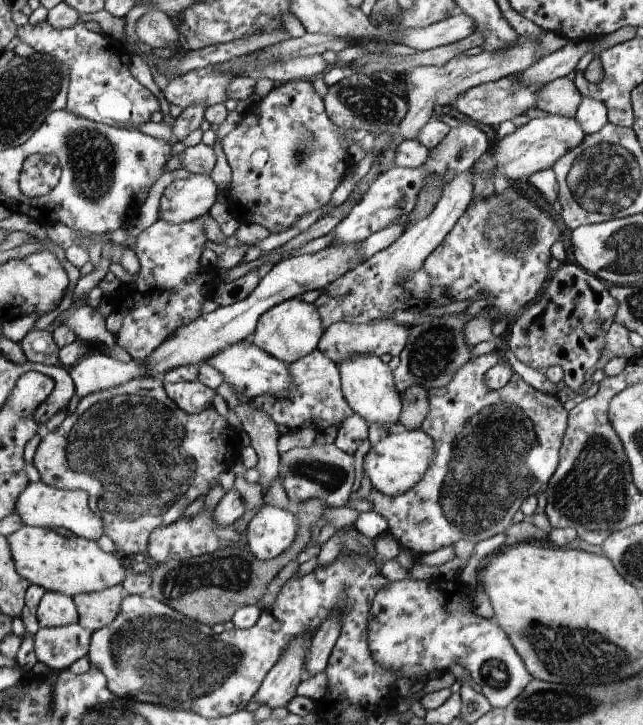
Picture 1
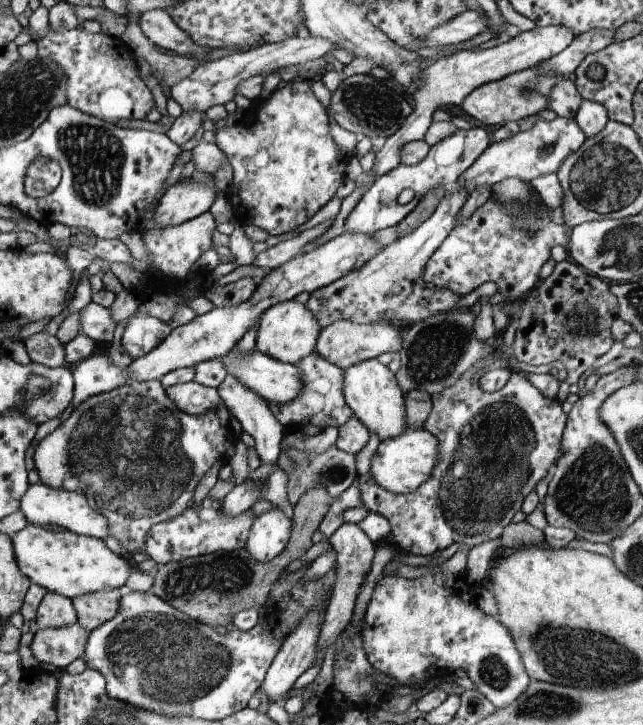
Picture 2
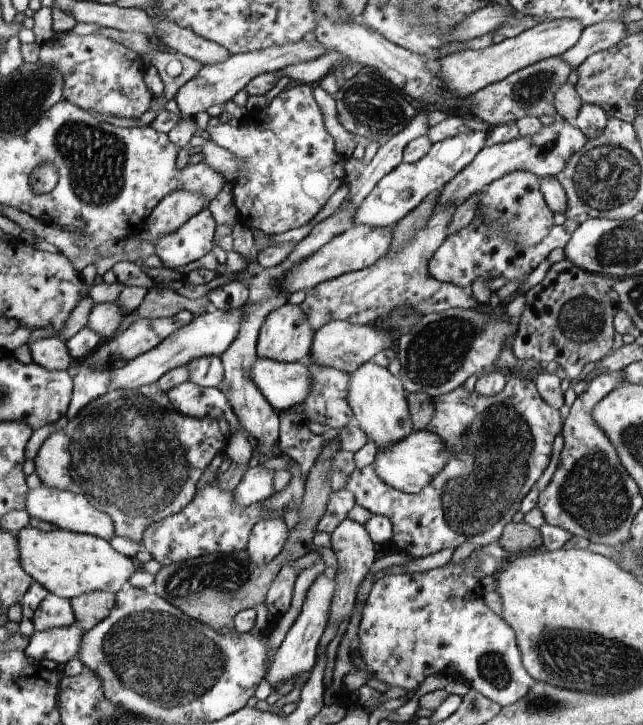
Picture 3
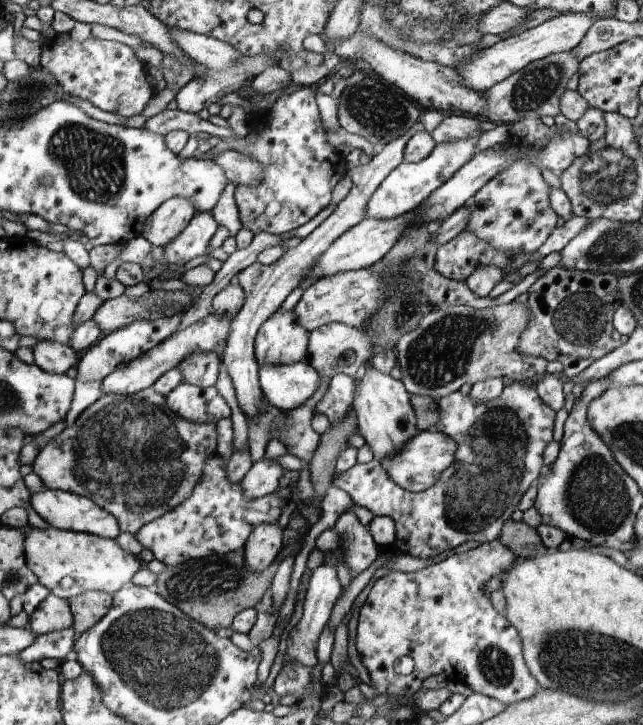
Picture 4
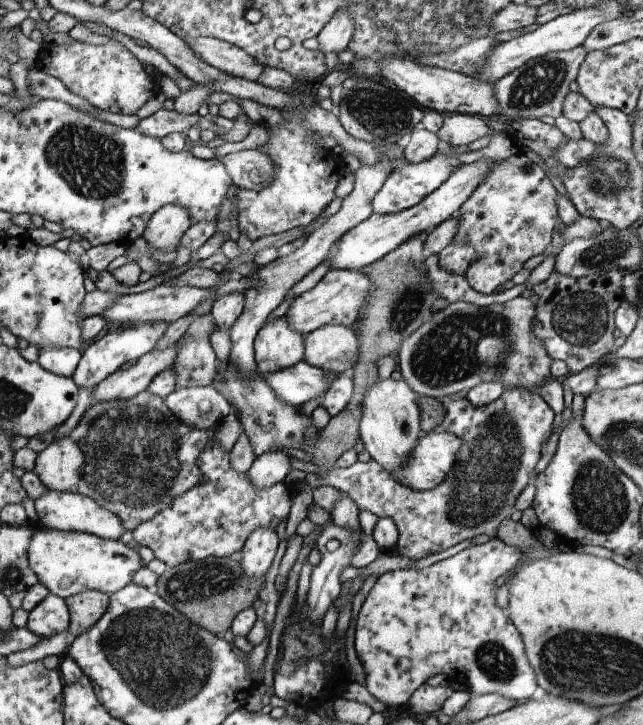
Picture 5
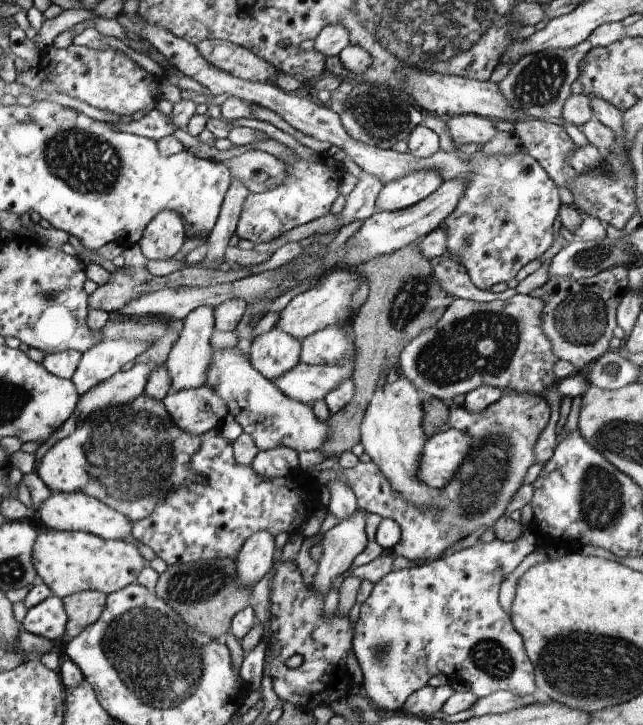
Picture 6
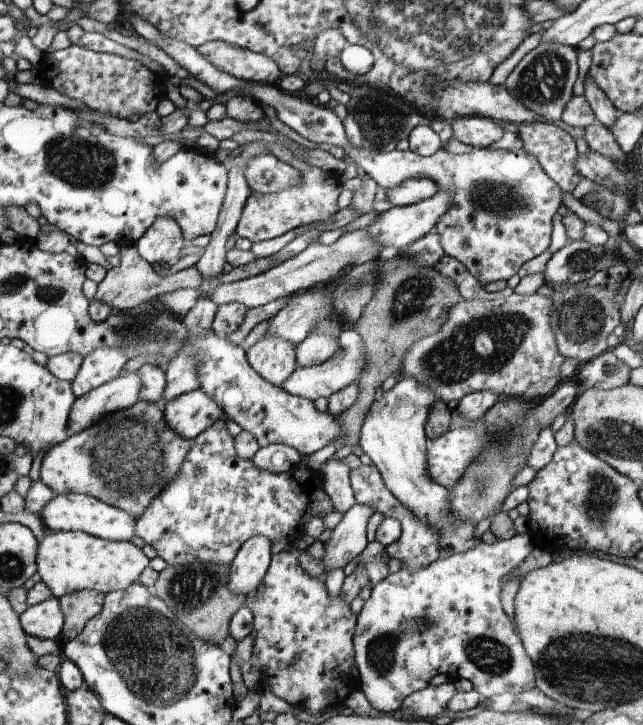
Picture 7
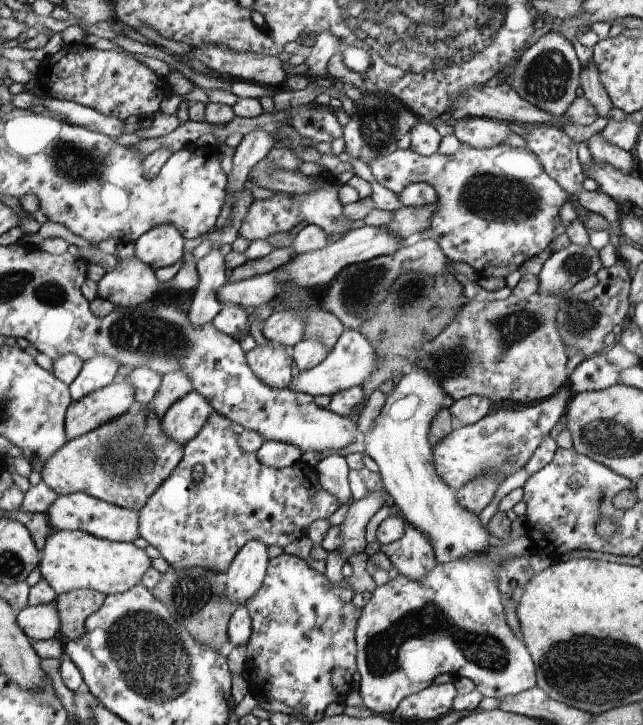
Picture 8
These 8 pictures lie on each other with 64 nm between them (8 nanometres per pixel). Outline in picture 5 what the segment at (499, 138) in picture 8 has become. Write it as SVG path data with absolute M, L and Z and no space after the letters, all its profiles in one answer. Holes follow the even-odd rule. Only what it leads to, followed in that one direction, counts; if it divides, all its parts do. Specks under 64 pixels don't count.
M454 113L443 117L443 124L436 134L442 145L448 143L456 148L462 147L493 134L494 131L486 122L482 115Z

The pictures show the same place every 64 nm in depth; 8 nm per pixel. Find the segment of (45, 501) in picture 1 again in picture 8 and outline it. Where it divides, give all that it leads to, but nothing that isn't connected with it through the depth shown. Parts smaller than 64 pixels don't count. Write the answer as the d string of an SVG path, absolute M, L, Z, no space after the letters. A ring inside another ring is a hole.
M86 493L59 495L45 513L54 531L81 530L101 539L115 542L133 542L140 536L140 513L93 498Z

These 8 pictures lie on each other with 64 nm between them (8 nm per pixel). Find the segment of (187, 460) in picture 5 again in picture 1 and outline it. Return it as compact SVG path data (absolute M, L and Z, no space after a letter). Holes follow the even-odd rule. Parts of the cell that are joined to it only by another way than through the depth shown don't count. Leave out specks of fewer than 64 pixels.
M161 376L138 377L117 387L90 393L82 397L72 414L66 415L58 427L41 437L33 459L33 465L38 469L41 481L47 485L66 490L88 489L89 507L93 509L94 513L98 513L98 516L102 517L106 528L105 534L112 538L117 548L117 554L128 556L138 553L146 554L149 538L154 530L158 527L172 524L182 517L188 504L194 502L200 494L206 495L211 488L219 484L220 474L225 470L231 470L233 465L236 464L236 460L240 458L240 452L242 452L243 445L240 442L240 435L236 434L234 427L220 416L213 406L195 415L184 412L181 408L178 408L177 403L165 391L165 385Z

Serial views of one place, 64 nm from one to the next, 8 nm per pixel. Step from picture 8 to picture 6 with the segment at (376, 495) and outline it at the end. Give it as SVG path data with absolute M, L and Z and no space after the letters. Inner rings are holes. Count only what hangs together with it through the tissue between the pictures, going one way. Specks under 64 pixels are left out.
M358 508L351 517L341 520L325 532L324 539L320 542L323 554L319 559L318 570L312 584L312 589L324 600L334 579L344 574L357 554L367 547L367 514L364 509Z

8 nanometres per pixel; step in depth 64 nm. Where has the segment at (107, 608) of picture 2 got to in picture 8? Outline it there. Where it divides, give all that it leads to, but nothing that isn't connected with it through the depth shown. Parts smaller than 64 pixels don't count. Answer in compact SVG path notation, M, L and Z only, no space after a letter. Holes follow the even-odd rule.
M76 589L57 596L62 636L69 641L85 635L85 622L105 604L106 595L92 589Z

